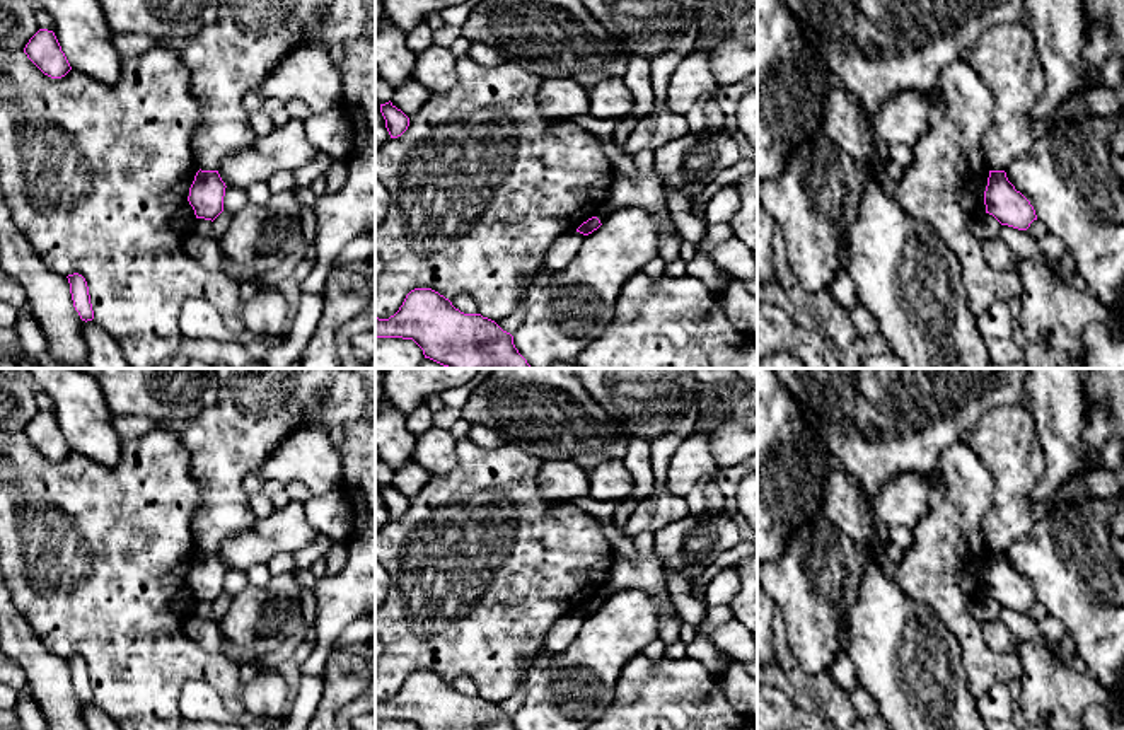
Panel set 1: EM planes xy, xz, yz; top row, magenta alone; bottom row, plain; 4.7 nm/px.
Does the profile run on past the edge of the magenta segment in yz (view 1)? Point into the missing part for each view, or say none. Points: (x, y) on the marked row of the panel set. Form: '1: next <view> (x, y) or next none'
1: next none

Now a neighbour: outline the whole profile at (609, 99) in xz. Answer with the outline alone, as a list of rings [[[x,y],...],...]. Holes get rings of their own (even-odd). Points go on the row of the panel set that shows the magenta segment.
[[[607,78],[588,90],[588,114],[597,119],[619,121],[631,114],[634,97],[623,78]]]

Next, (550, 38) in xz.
[[[479,0],[461,32],[541,80],[570,77],[585,89],[623,78],[629,56],[582,0]]]

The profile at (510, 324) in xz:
[[[530,271],[520,280],[520,290],[519,290],[519,300],[517,300],[515,310],[508,317],[496,322],[503,331],[513,334],[522,324],[525,317],[527,290],[530,283],[534,281],[536,275],[537,275],[536,271]]]

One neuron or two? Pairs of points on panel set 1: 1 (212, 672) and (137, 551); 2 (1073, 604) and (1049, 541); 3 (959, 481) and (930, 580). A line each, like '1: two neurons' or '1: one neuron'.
1: one neuron
2: one neuron
3: one neuron

